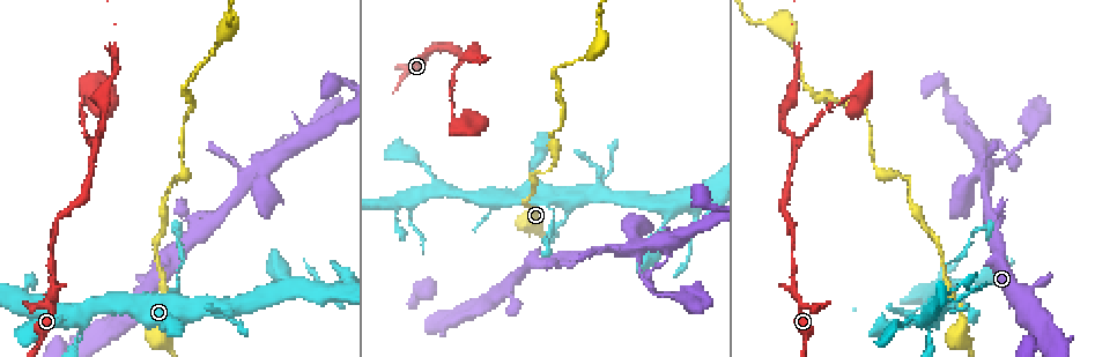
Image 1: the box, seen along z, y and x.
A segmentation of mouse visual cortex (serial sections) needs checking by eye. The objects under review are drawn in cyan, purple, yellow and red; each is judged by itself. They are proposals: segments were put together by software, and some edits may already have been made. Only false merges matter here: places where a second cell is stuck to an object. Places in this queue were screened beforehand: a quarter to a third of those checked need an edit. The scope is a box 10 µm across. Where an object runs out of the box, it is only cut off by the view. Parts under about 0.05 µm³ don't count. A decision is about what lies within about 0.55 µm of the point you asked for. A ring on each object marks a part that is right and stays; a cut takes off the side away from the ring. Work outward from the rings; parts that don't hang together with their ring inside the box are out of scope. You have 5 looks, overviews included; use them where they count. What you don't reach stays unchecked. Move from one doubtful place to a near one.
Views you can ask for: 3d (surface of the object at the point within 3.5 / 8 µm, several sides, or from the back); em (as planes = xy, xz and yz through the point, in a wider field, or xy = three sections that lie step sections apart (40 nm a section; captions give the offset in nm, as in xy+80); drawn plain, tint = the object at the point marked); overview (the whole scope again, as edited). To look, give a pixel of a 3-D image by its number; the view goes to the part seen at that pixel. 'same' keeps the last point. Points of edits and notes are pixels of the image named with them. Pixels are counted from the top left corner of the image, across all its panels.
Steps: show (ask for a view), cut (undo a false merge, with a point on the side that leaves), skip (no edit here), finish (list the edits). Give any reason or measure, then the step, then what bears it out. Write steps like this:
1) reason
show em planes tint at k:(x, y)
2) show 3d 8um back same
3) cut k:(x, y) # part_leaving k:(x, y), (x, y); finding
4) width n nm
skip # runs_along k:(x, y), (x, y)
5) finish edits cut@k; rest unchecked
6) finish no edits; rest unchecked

three-way junction
show 3d 3.5um at 1:(92, 145)

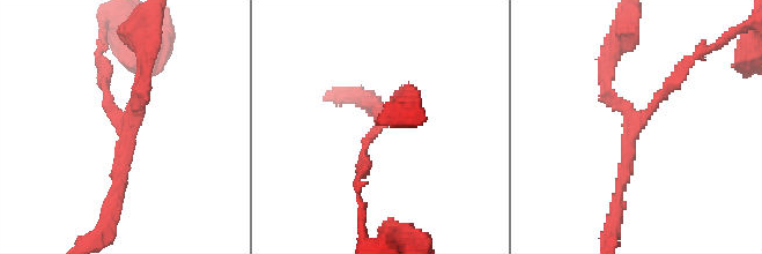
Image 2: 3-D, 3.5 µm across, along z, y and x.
arms 3; arm_widths 150, 150, 200 nm; need the tissue
show em planes plain at 2:(633, 124)

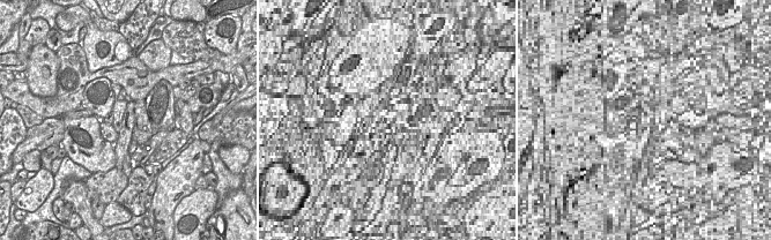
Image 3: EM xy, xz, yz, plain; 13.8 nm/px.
show em planes tint same

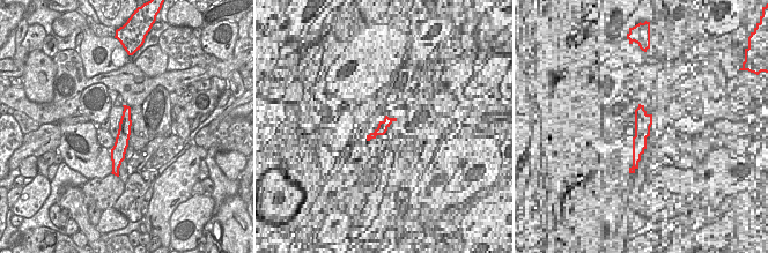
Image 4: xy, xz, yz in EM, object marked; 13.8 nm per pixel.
skip # continuous, no second cell

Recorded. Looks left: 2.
sharp bend
show 3d 8um at 1:(550, 138)

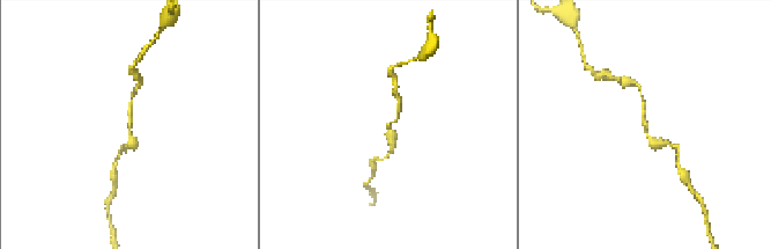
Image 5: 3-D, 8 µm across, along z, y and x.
arm_widths 100, 300 nm; shape alone is not enough
show em xy step 1 tint same

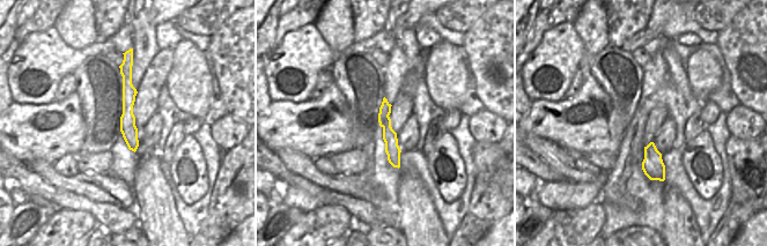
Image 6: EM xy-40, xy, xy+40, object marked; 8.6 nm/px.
skip # runs_along 5:(668, 143), (649, 137), (642, 96); all the same cell

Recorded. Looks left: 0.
finish no edits; rest unchecked

